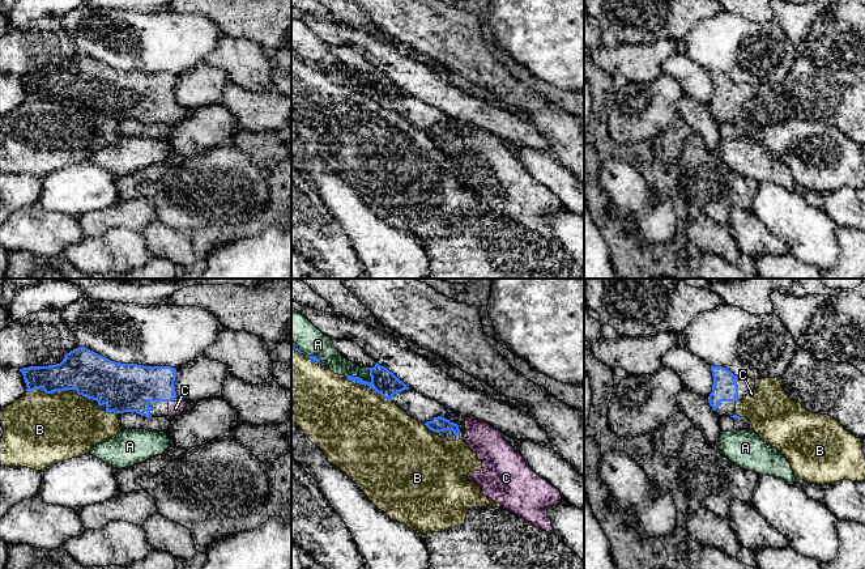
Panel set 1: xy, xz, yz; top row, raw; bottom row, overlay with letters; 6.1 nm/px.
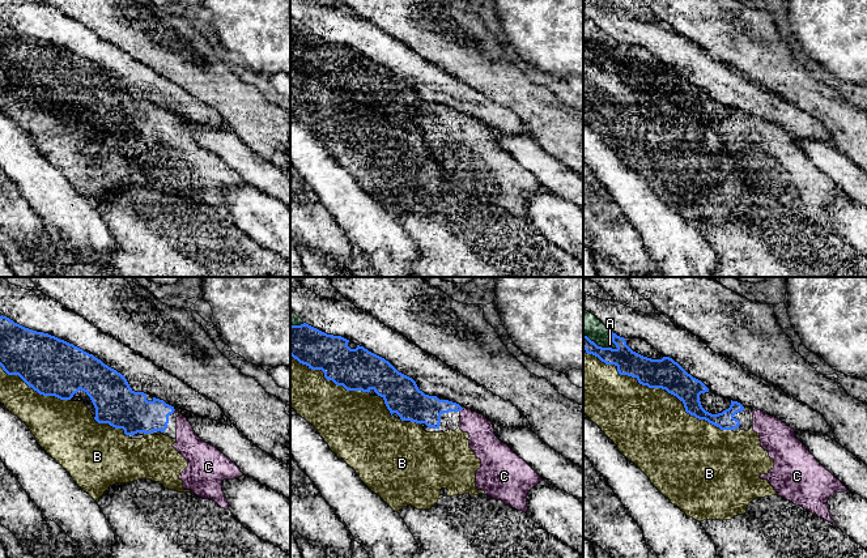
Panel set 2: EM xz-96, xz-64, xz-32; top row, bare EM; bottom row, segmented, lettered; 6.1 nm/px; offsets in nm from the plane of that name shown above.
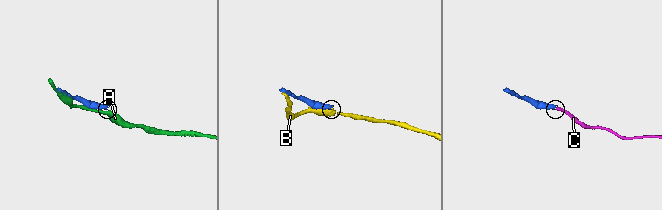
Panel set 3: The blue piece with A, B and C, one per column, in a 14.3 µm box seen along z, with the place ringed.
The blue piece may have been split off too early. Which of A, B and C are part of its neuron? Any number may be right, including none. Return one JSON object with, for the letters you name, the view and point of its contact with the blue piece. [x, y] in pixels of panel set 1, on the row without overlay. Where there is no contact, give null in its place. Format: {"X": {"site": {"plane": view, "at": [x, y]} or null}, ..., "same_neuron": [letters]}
{"C": {"site": {"plane": "xy", "at": [170, 107]}}, "same_neuron": ["C"]}

